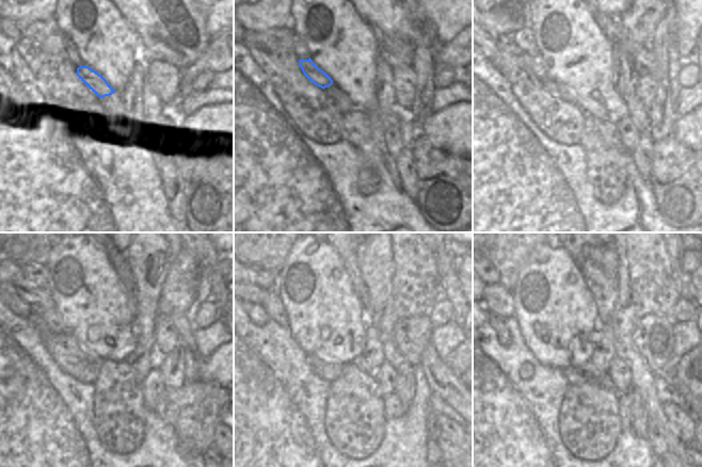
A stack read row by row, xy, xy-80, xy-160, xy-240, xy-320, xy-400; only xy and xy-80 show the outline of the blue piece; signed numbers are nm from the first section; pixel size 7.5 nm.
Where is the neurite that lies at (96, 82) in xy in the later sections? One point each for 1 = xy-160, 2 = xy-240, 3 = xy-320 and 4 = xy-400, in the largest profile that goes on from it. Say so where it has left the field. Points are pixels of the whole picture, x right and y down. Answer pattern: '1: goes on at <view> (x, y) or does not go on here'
1: goes on at xy-160 (523, 38)
2: goes on at xy-240 (36, 275)
3: goes on at xy-320 (267, 279)
4: goes on at xy-400 (494, 274)

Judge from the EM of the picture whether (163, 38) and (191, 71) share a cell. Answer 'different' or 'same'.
different

